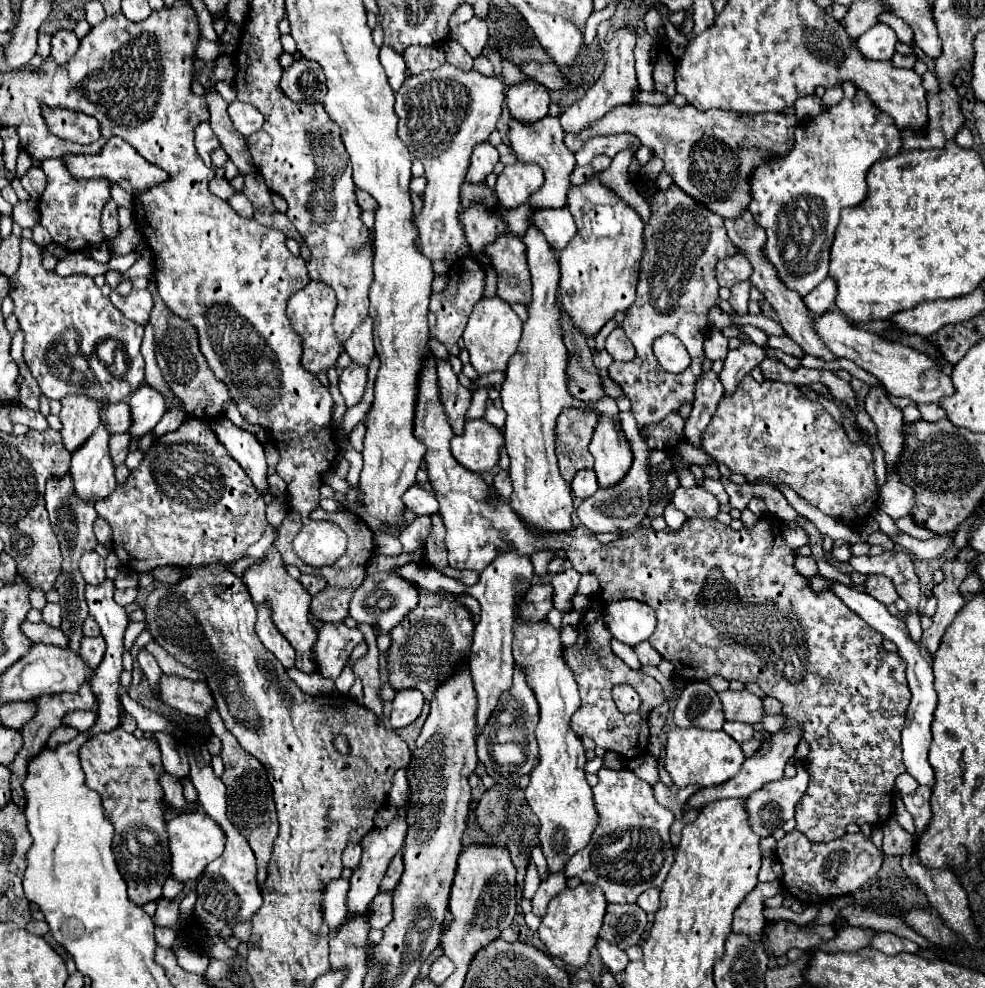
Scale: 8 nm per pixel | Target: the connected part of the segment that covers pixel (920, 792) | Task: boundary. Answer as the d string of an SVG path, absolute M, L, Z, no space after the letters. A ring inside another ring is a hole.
M918 787L914 793L904 795L902 799L908 813L914 817L914 827L916 827L914 839L916 839L926 831L930 815L932 815L930 813L930 787Z

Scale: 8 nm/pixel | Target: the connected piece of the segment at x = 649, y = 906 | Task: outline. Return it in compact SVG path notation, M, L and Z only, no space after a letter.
M648 889L644 891L636 901L646 913L656 913L660 907L660 889Z

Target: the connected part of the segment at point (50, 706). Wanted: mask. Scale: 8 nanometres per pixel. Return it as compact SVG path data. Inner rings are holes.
M82 687L76 695L74 695L74 693L64 693L64 695L44 695L44 697L38 697L36 703L38 703L38 713L36 713L36 717L34 717L32 721L28 721L28 725L22 727L24 749L16 755L14 763L10 765L10 771L14 773L11 782L12 800L22 811L24 811L26 804L22 783L24 783L24 777L28 775L28 761L30 761L32 757L36 757L36 755L40 753L42 747L46 747L46 739L50 737L50 733L52 733L56 727L62 725L62 717L64 717L68 711L78 711L78 709L90 711L90 709L94 707L94 703L96 703L96 697L94 697L94 693L92 693L90 687Z

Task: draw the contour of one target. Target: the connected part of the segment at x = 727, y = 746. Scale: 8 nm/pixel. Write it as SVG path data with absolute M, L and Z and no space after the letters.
M676 727L668 733L664 769L670 773L676 787L682 789L688 785L698 785L700 789L704 789L732 779L740 771L744 759L746 757L740 745L724 731L700 731L694 727L692 729Z

